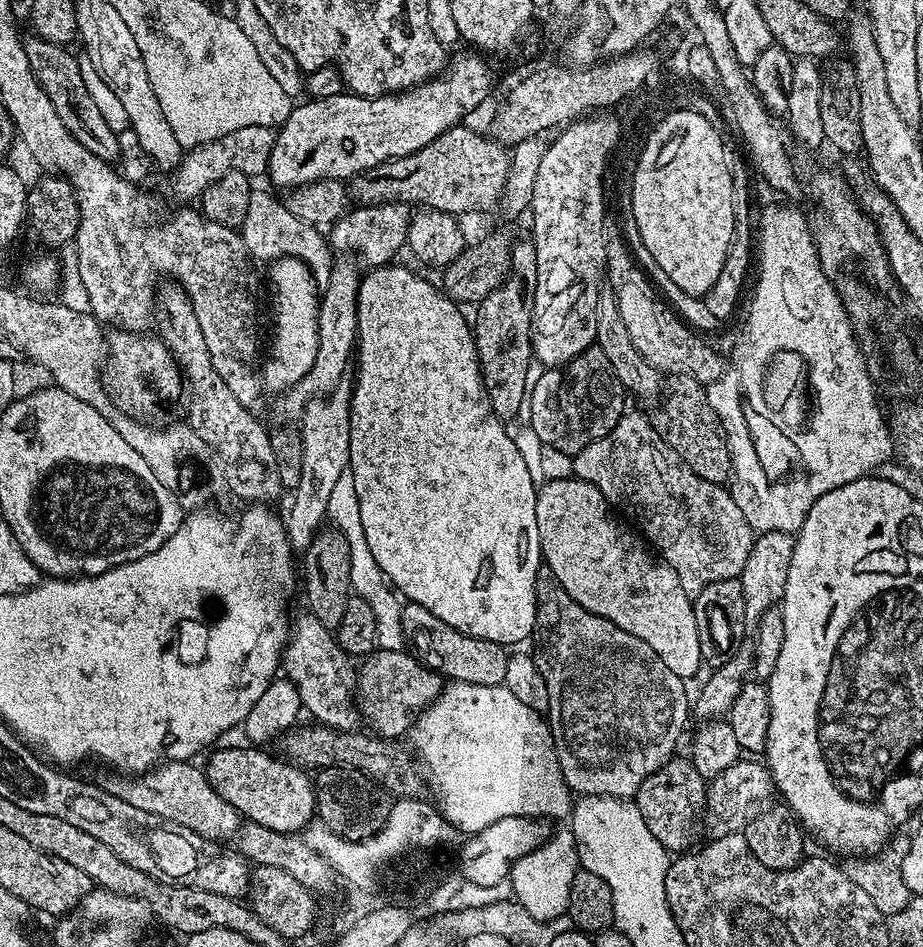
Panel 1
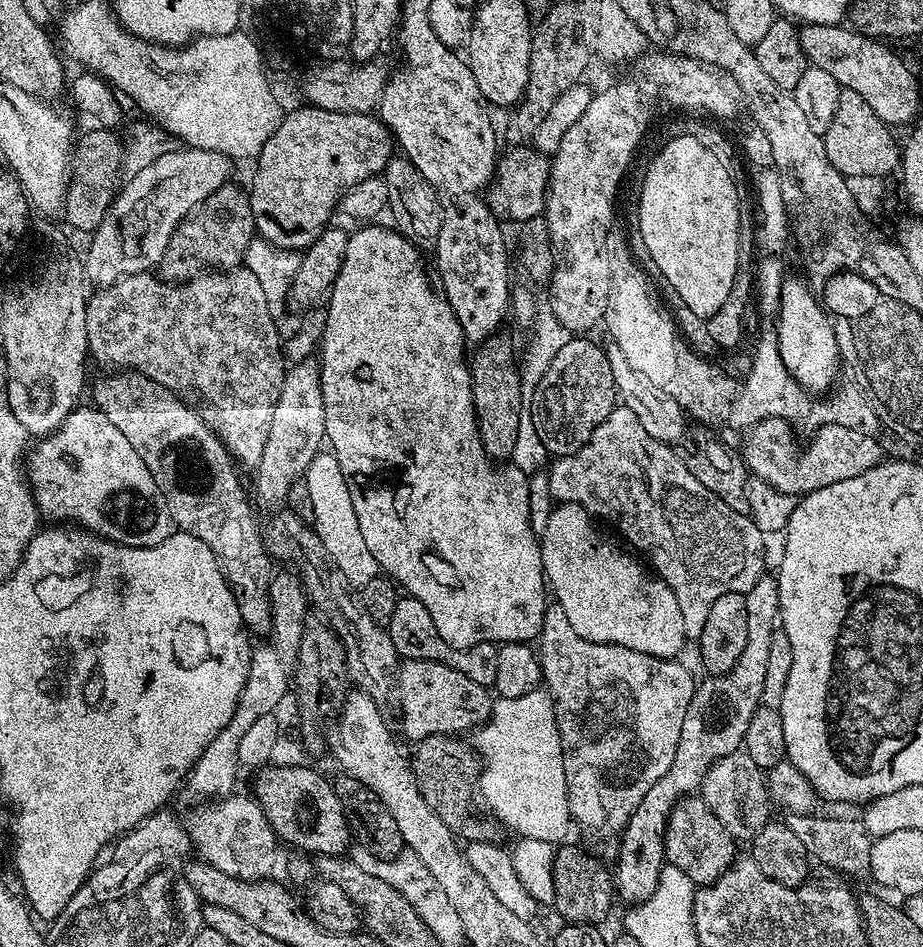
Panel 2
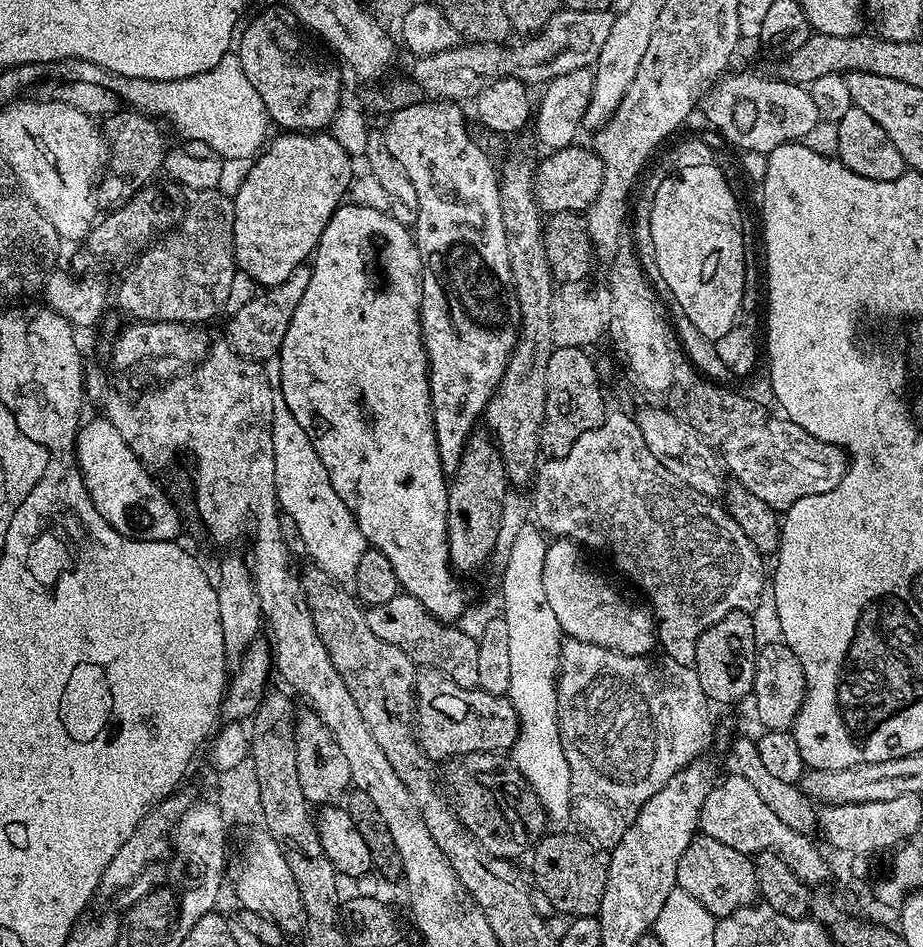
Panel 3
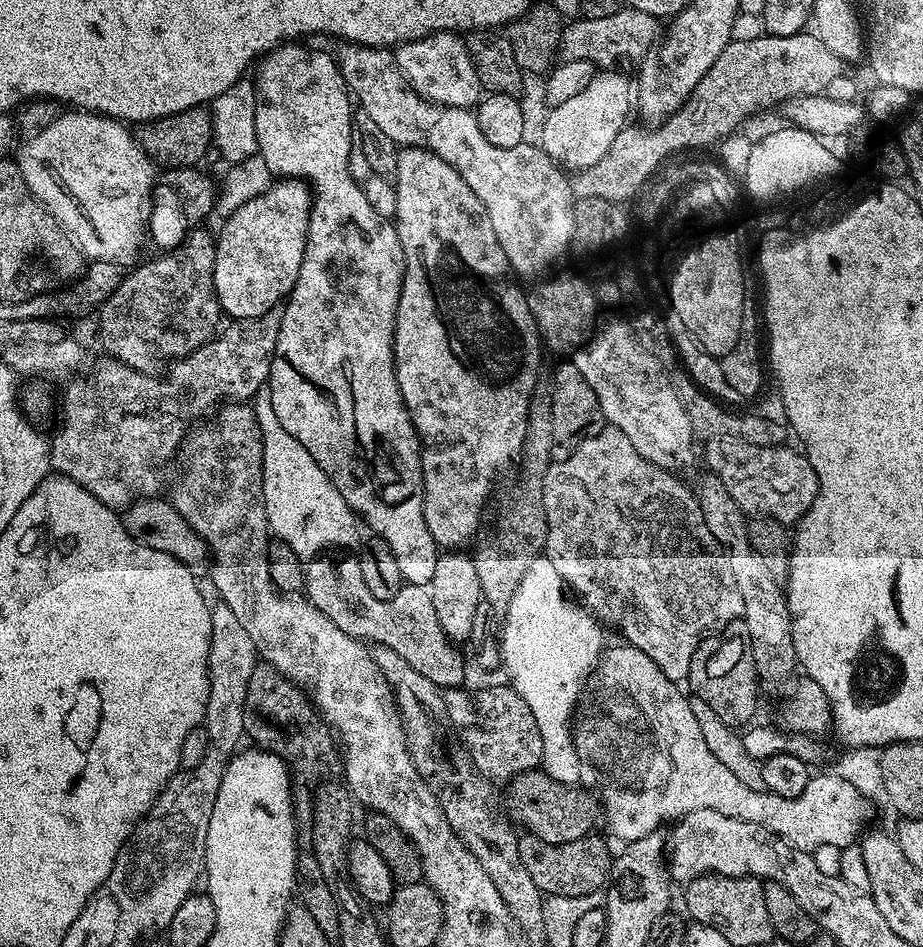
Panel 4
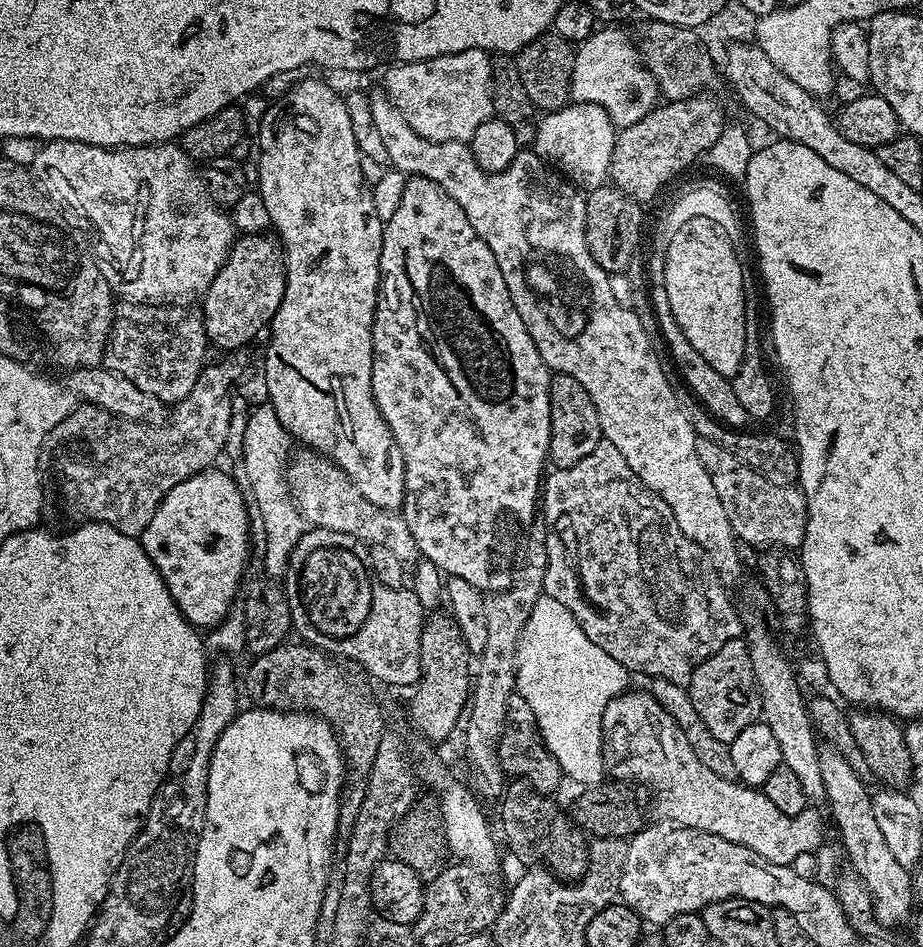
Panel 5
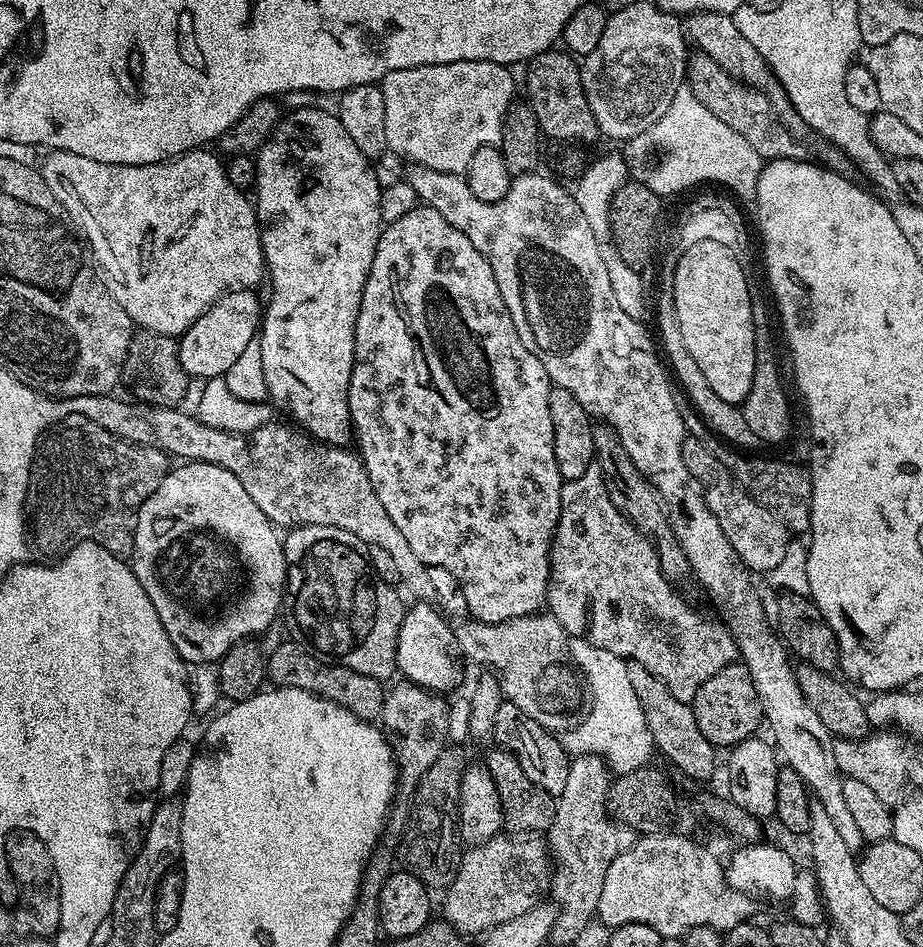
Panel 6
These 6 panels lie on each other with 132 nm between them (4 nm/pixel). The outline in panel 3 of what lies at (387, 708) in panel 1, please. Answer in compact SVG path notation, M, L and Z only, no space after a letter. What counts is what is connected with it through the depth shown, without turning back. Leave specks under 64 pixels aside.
M425 667L416 678L416 718L415 734L420 751L428 755L433 762L447 761L449 758L474 754L475 752L507 753L516 745L520 733L520 719L507 696L495 696L483 692L478 686L463 688L444 676L437 668Z

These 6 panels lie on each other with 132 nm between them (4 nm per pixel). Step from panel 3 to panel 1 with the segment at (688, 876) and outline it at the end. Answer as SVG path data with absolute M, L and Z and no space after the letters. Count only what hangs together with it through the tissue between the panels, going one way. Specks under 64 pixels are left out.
M673 758L638 786L634 801L647 829L658 842L662 842L664 849L669 854L683 854L697 843L696 824L698 828L698 821L706 808L706 777L698 774L691 759Z

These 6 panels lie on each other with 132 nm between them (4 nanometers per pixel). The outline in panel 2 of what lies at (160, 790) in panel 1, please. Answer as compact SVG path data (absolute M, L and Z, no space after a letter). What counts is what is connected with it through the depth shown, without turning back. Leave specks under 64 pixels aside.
M236 794L197 803L200 805L190 809L188 817L183 817L182 823L188 831L191 847L200 851L197 852L199 859L222 870L222 874L230 874L240 880L265 879L276 860L276 831L270 826L256 799L251 795L232 795Z

